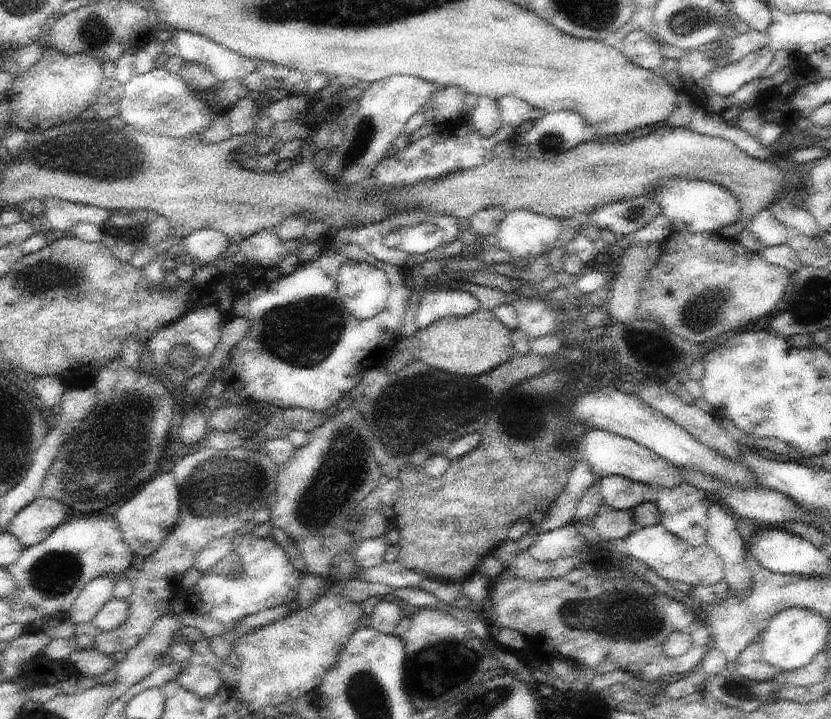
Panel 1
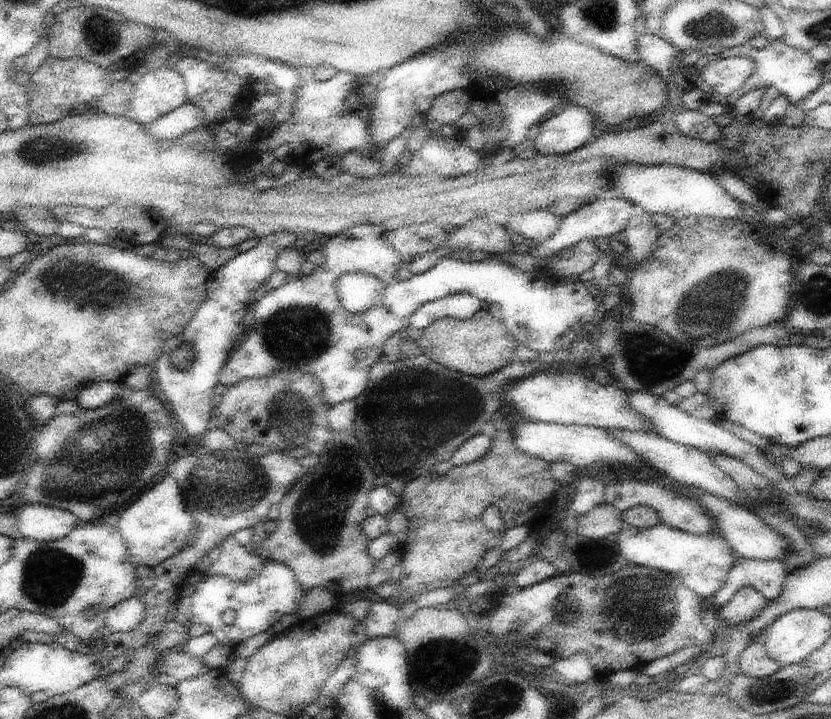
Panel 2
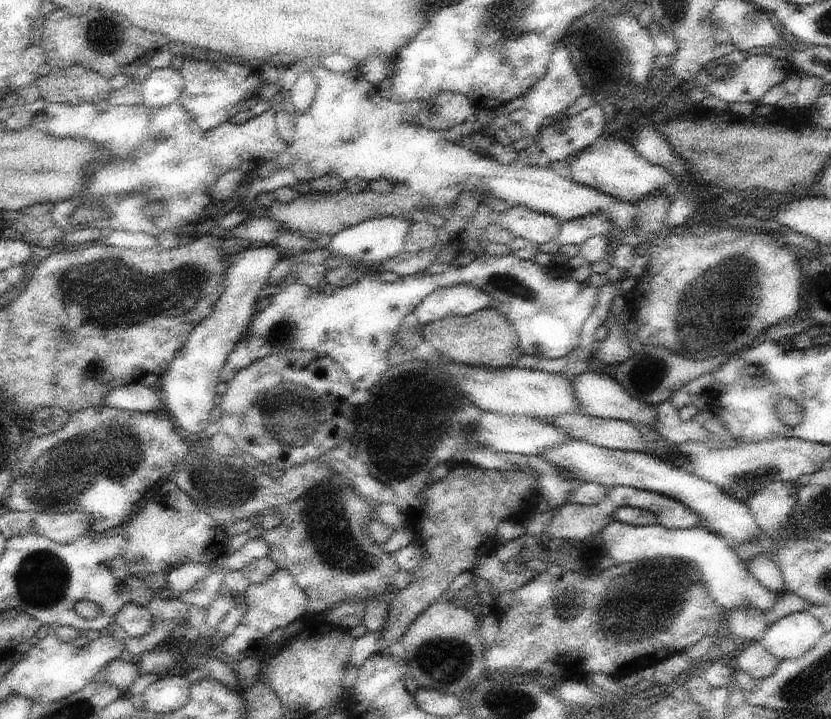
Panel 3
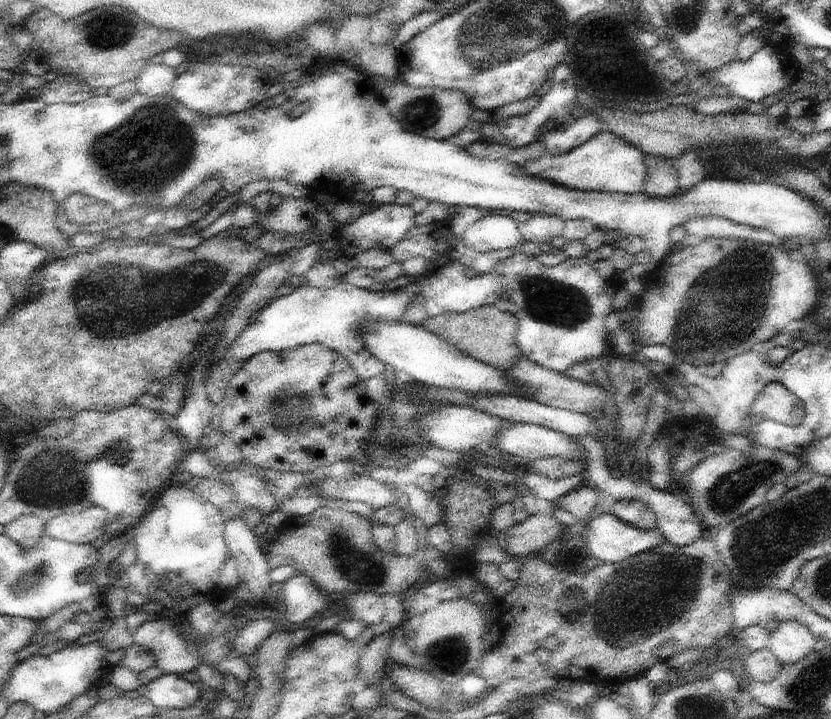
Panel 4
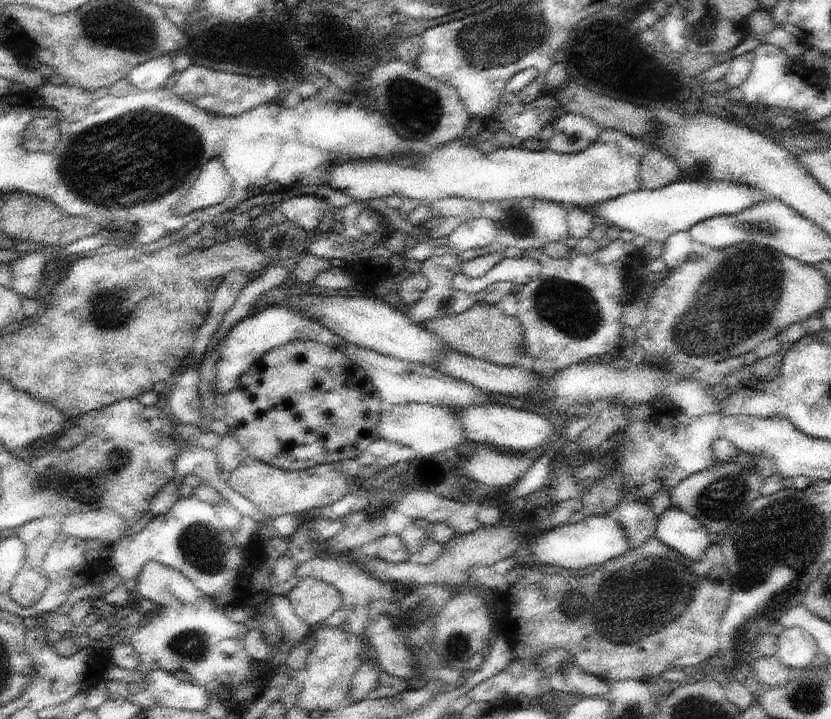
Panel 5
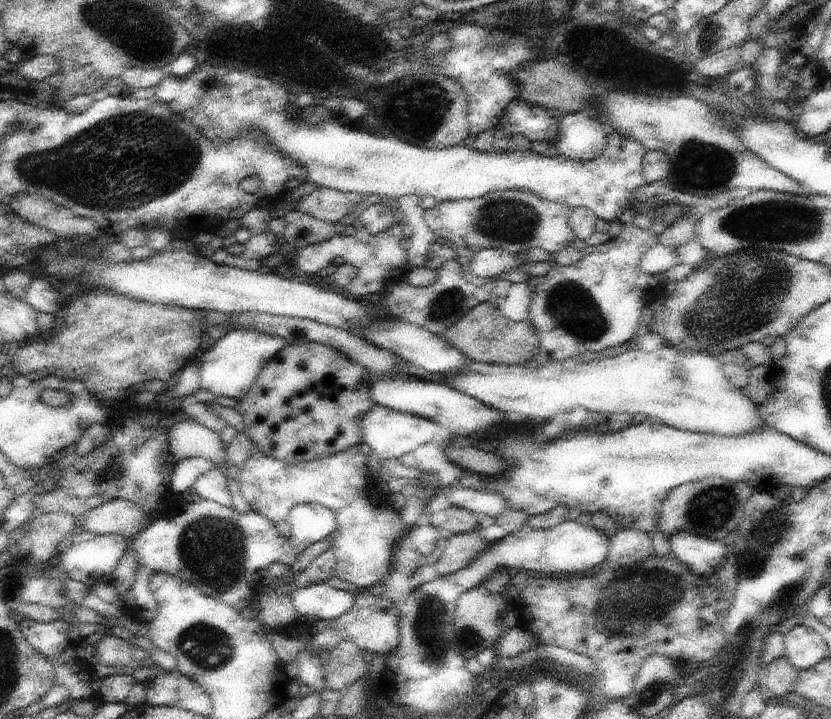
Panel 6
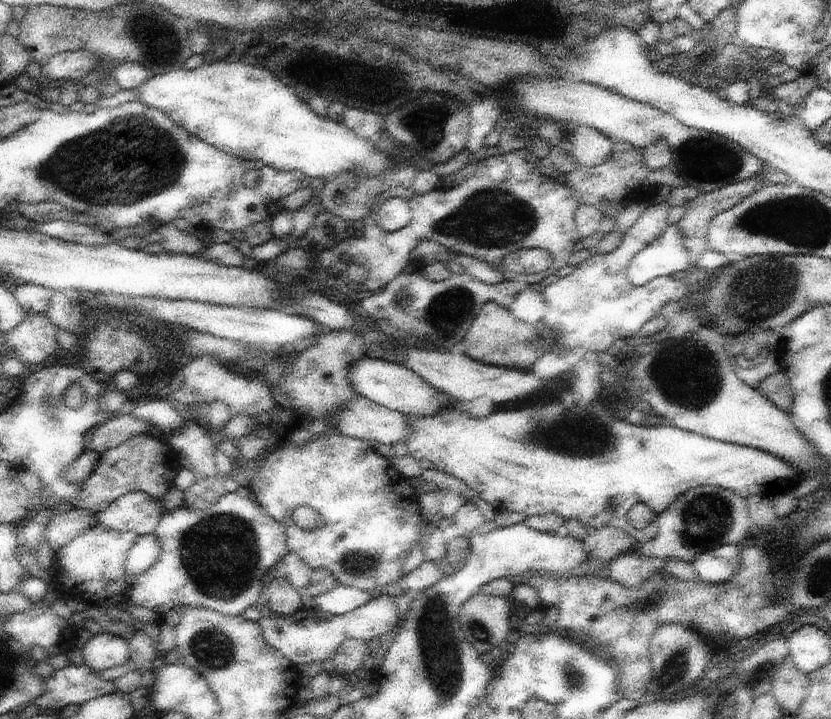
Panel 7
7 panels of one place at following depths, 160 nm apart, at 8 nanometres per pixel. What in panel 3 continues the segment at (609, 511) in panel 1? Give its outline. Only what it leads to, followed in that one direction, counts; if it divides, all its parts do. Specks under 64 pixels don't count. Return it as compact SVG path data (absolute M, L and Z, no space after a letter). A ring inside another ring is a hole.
M566 502L556 511L554 519L540 536L539 542L545 547L555 539L585 540L589 535L600 534L613 520L598 505L581 506Z

